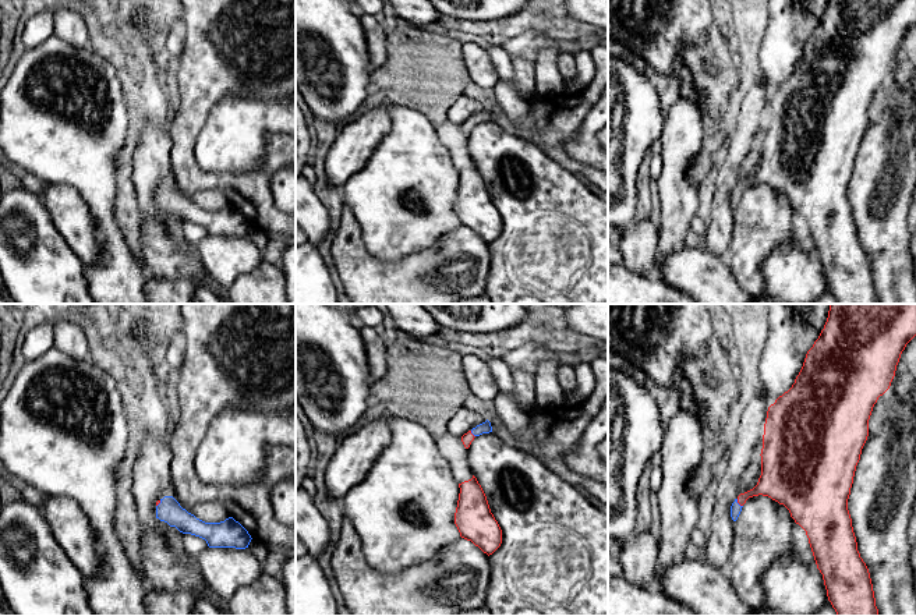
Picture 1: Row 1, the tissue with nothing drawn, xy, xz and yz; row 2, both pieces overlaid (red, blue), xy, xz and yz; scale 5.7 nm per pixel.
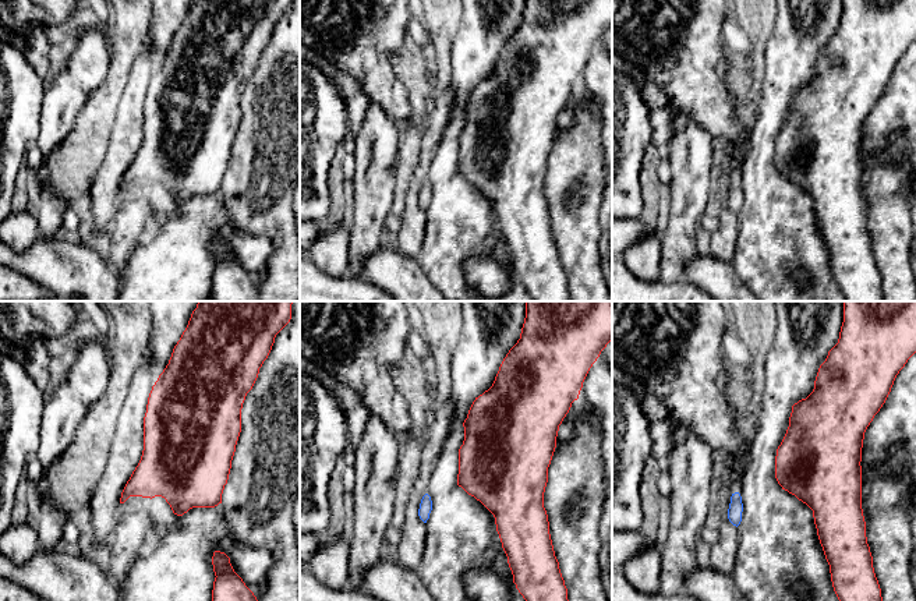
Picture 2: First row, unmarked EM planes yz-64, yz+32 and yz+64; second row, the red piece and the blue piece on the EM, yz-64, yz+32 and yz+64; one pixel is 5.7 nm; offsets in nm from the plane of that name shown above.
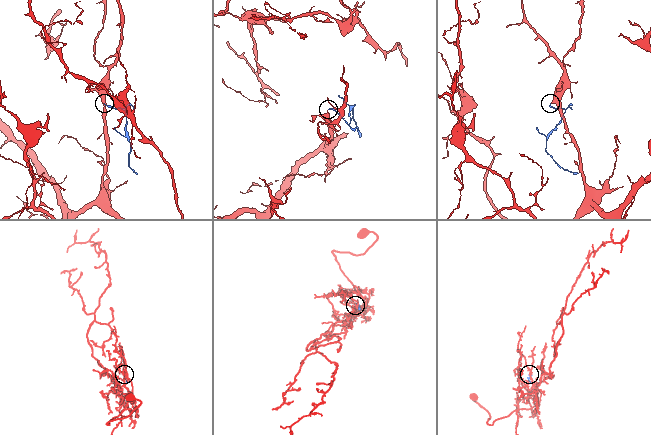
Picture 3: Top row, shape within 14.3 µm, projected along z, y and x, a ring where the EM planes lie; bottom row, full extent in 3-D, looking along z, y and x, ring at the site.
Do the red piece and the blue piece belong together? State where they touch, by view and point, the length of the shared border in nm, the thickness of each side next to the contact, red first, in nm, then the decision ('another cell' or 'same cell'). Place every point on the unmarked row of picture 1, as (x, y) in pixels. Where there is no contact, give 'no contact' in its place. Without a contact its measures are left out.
meets red in yz at (739, 191); contact 60 nm long; 190 nm thick on the red side, 60 nm on the other; same cell

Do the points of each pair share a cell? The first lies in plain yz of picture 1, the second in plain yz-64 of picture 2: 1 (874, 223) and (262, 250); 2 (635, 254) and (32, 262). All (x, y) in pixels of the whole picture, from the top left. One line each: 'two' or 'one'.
1: two
2: two

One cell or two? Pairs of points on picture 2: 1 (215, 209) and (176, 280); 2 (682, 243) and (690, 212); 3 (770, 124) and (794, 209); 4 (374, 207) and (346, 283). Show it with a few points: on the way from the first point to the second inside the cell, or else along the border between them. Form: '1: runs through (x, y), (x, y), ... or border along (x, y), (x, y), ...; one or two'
1: runs through (197, 227), (179, 248), (176, 262); one
2: runs through (682, 236), (683, 219); one
3: runs through (764, 145), (764, 180), (773, 188); one
4: border along (347, 272), (353, 278), (361, 279); two

